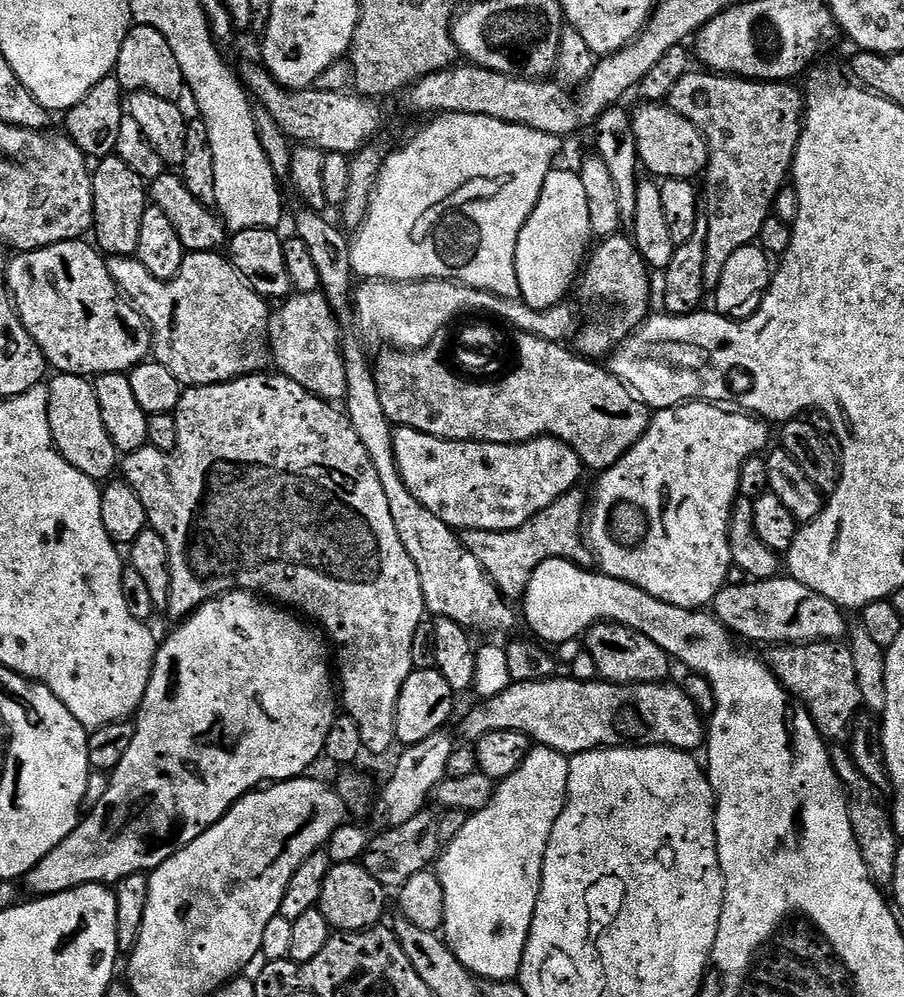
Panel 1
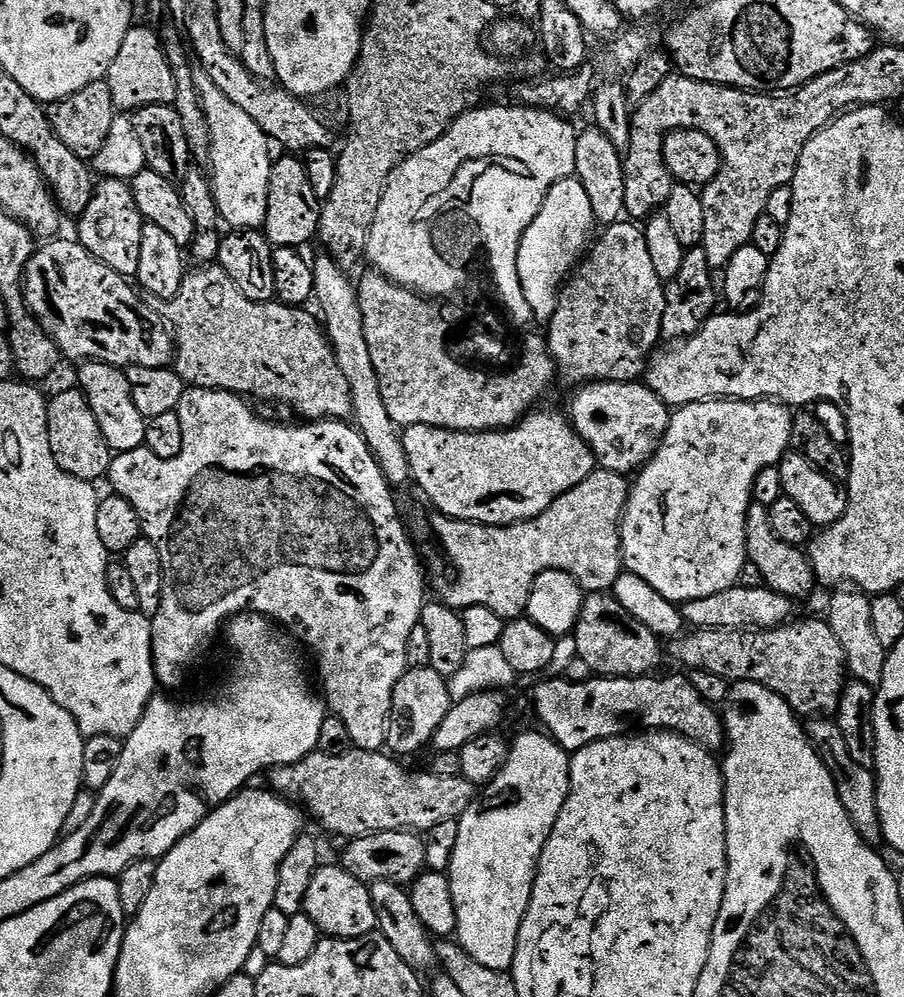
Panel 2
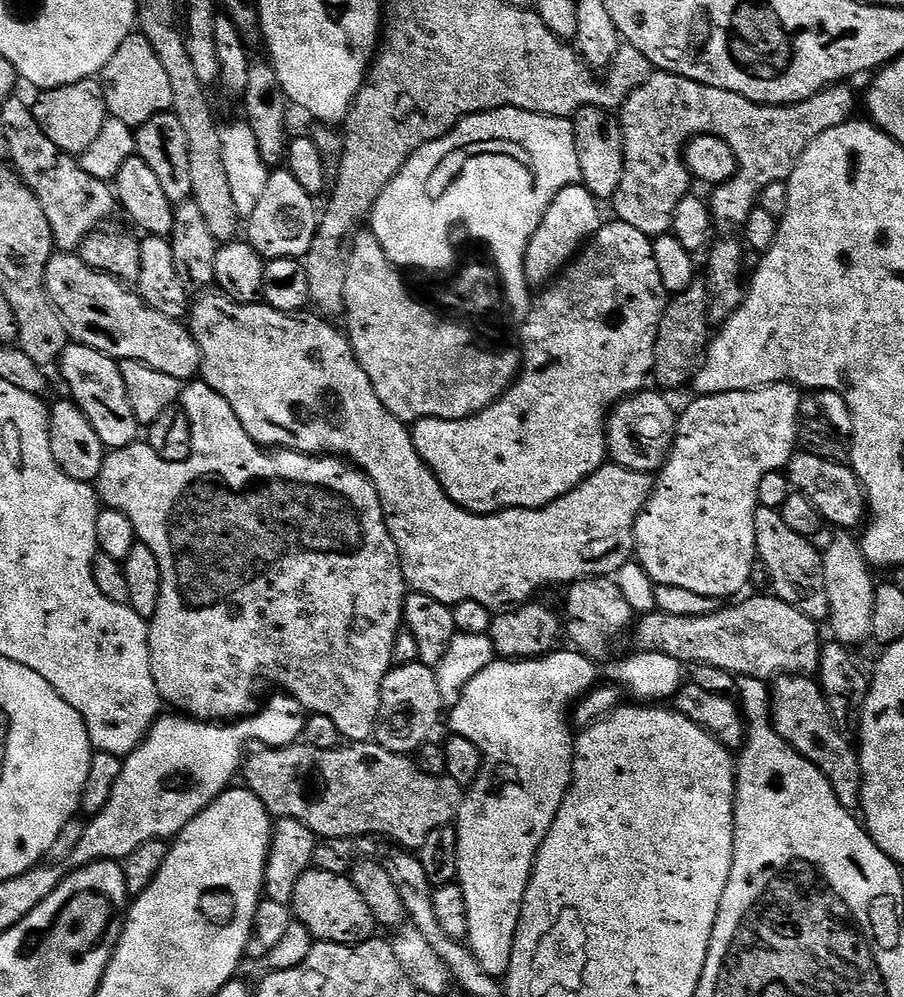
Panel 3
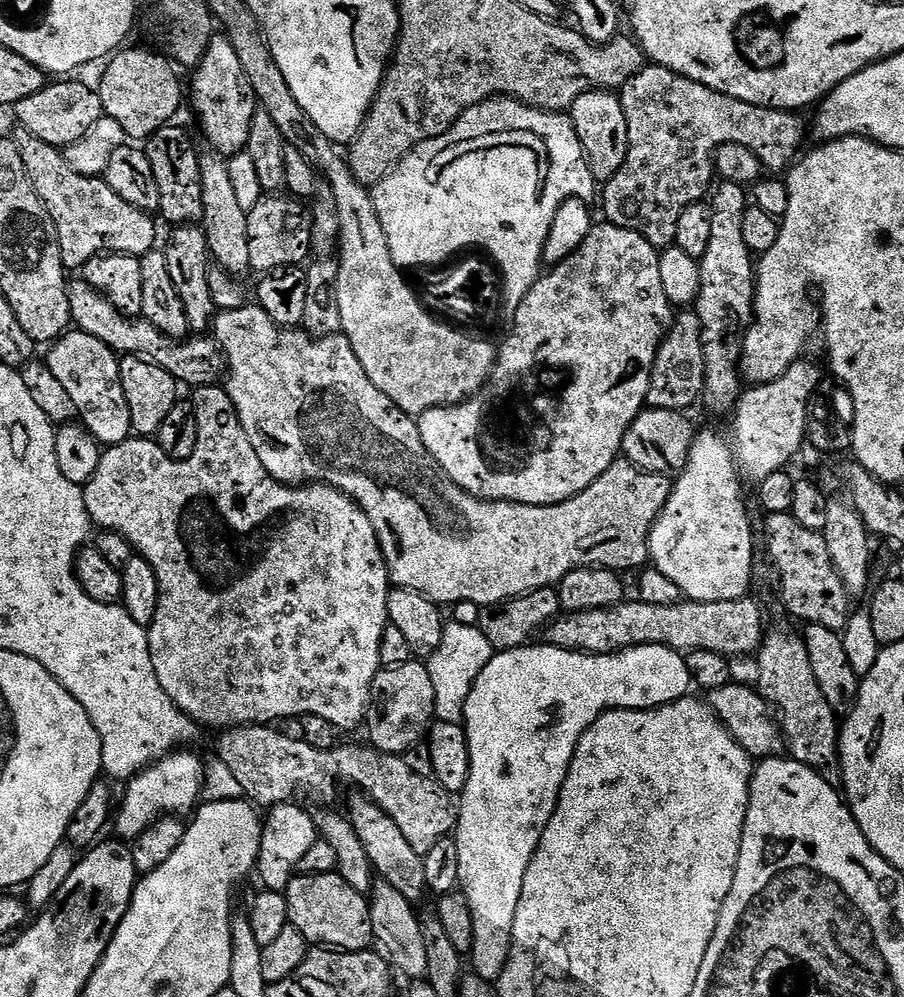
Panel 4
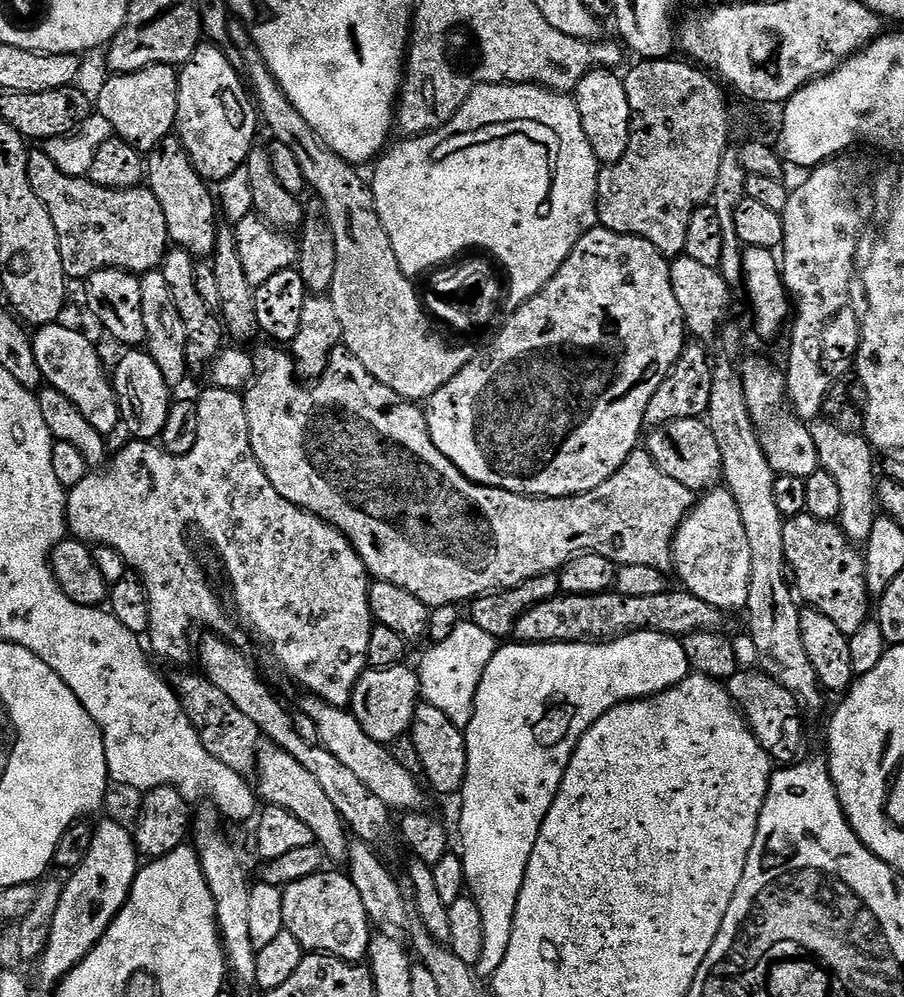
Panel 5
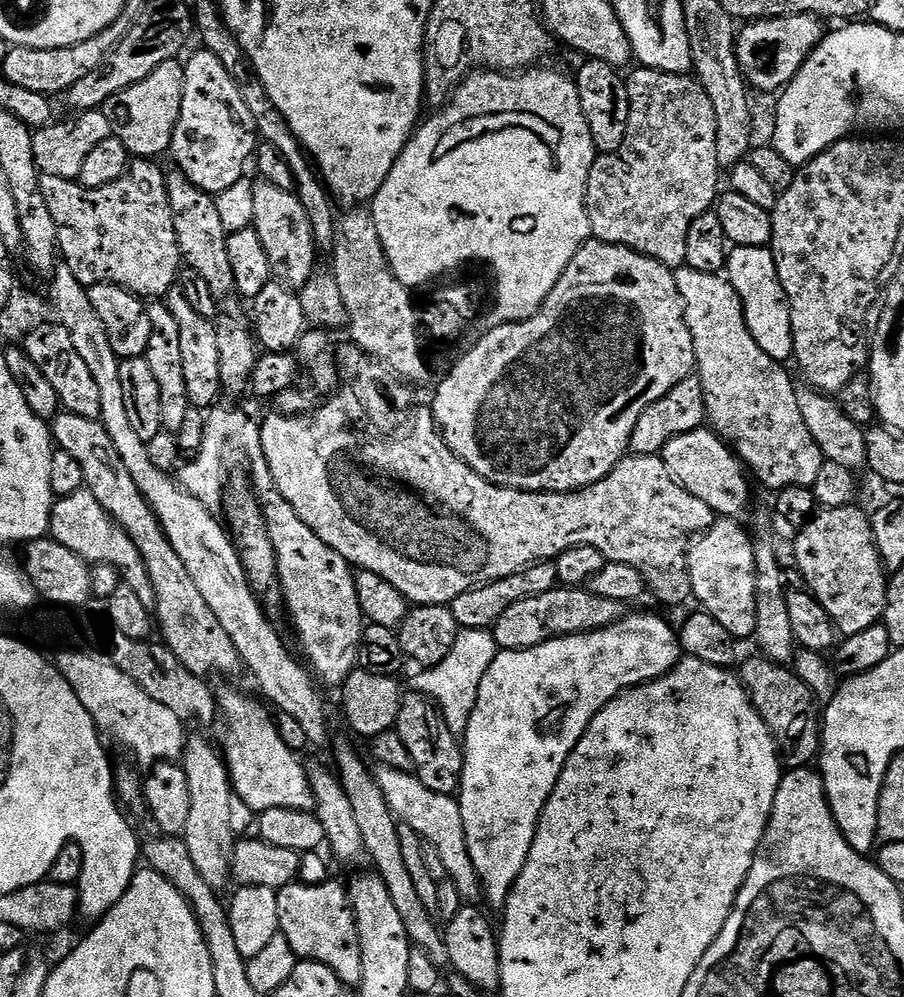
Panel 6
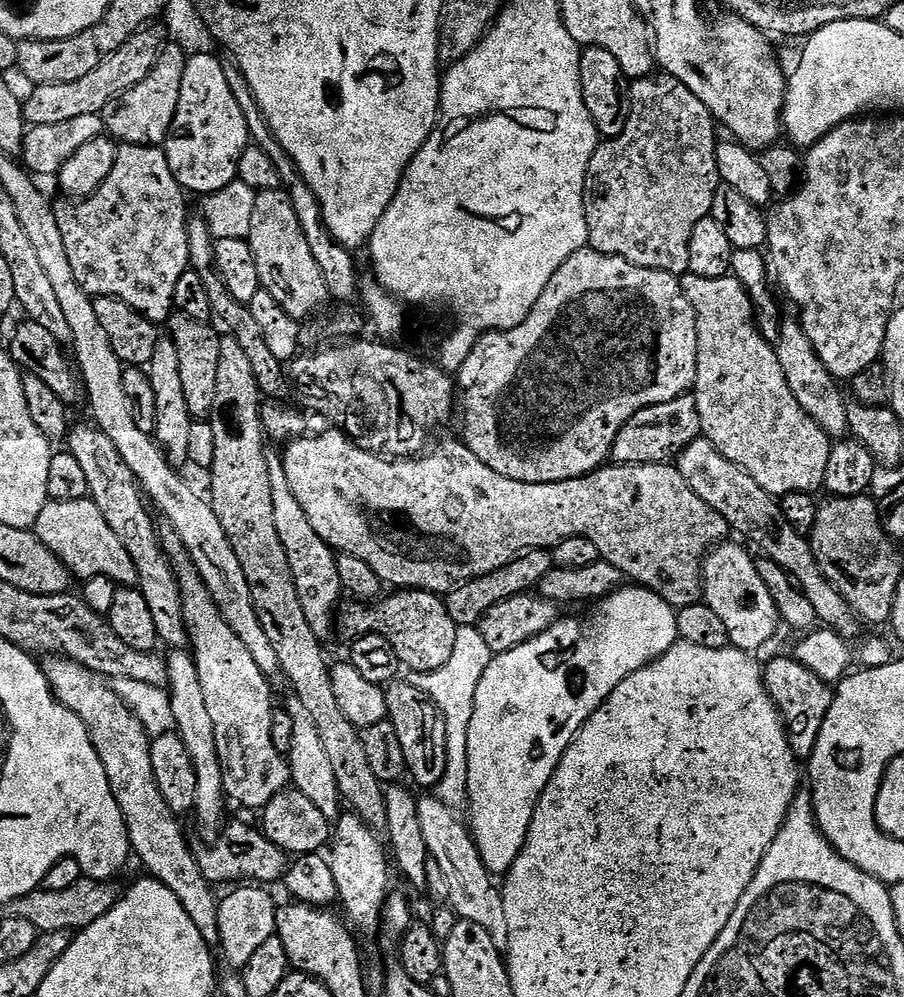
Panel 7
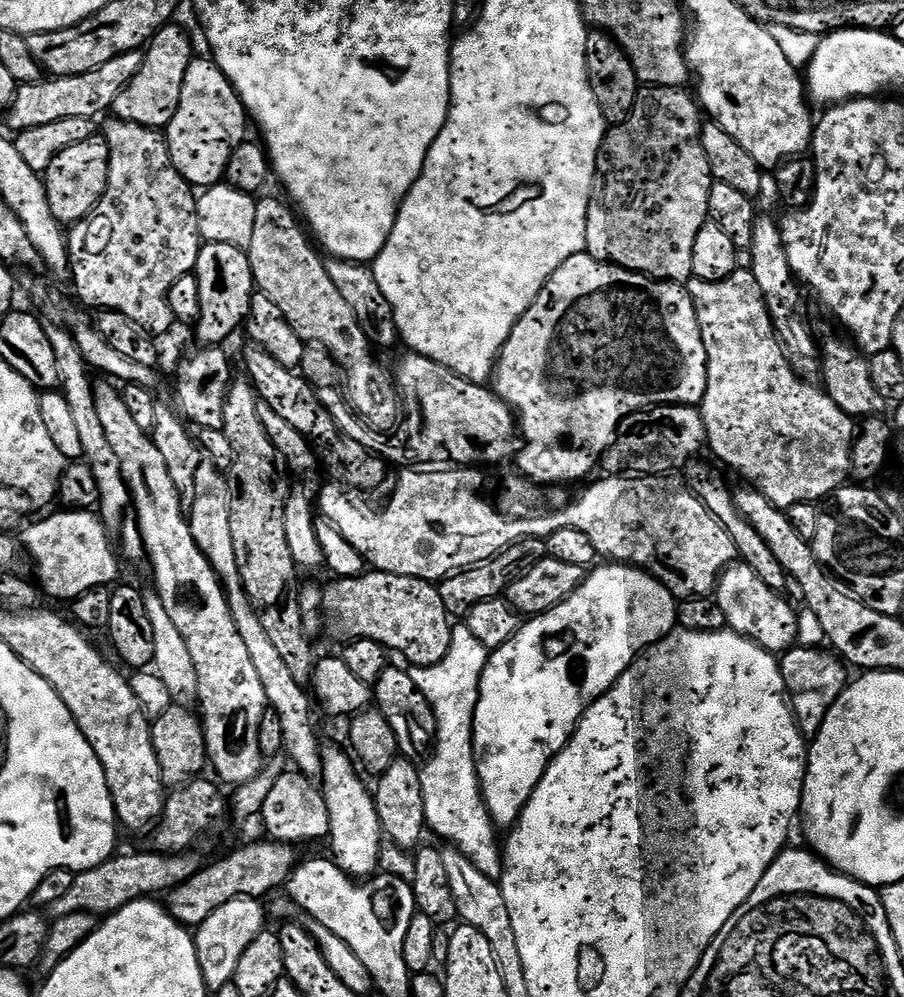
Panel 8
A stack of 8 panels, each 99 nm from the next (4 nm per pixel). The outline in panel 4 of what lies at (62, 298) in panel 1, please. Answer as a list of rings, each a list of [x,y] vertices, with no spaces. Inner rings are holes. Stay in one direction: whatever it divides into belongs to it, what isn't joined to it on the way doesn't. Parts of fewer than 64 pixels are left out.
[[[83,278],[73,279],[69,283],[68,297],[70,298],[70,310],[72,311],[72,324],[79,331],[90,334],[102,342],[106,342],[106,346],[110,346],[113,352],[123,354],[124,356],[141,356],[144,360],[154,362],[158,366],[162,366],[162,370],[166,370],[166,374],[173,376],[181,385],[189,384],[189,389],[192,390],[210,388],[221,383],[222,377],[226,372],[226,361],[224,351],[216,343],[215,339],[185,338],[179,342],[171,340],[170,337],[159,332],[149,320],[123,316],[121,312],[114,310],[114,306],[108,299],[100,292],[95,292]]]

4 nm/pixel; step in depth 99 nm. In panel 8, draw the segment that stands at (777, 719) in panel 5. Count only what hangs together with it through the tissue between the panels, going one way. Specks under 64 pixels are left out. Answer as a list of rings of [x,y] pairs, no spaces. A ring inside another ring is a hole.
[[[800,647],[789,648],[779,657],[779,662],[784,679],[784,690],[788,693],[796,725],[800,727],[800,732],[805,738],[811,738],[818,734],[826,714],[830,714],[830,706],[838,702],[838,698],[848,687],[850,675],[848,676],[849,669],[845,661],[831,651],[823,652],[820,648]]]

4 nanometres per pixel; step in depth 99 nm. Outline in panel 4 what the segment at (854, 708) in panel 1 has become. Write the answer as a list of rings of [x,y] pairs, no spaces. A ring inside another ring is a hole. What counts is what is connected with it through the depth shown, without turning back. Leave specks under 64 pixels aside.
[[[751,595],[726,602],[698,602],[681,598],[674,606],[650,606],[650,602],[628,598],[614,608],[564,612],[543,629],[542,636],[554,648],[591,652],[594,656],[653,644],[673,648],[681,654],[712,651],[725,658],[751,657],[763,644],[766,631],[764,612],[759,602],[752,599]]]

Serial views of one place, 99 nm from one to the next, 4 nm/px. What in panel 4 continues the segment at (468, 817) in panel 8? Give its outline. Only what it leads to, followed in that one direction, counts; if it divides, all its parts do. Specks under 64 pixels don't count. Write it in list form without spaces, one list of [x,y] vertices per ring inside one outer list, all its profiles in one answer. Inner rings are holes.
[[[453,622],[445,623],[442,642],[438,642],[438,650],[427,657],[426,663],[430,674],[430,683],[434,686],[434,706],[436,720],[460,724],[464,718],[466,698],[470,698],[470,690],[491,662],[494,649],[490,638],[482,634],[477,625],[460,625]]]

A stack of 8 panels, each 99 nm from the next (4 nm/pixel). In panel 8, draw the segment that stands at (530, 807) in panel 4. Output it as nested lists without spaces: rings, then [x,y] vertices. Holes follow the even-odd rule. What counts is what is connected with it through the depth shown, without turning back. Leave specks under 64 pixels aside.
[[[604,562],[593,567],[585,575],[584,581],[578,586],[578,590],[574,590],[574,594],[570,594],[570,598],[566,598],[561,604],[554,606],[554,610],[546,610],[541,616],[525,619],[521,623],[518,634],[514,634],[514,638],[510,638],[510,642],[506,642],[489,655],[488,665],[484,667],[484,673],[480,679],[480,697],[474,714],[472,745],[476,755],[480,793],[484,796],[484,804],[488,807],[488,812],[492,816],[492,821],[496,823],[497,829],[510,830],[516,825],[526,802],[530,802],[530,794],[534,794],[542,774],[546,774],[553,758],[567,746],[568,739],[572,737],[577,724],[584,716],[584,711],[598,697],[606,694],[616,685],[618,678],[622,678],[624,671],[635,662],[637,656],[647,652],[653,644],[658,643],[663,636],[667,636],[669,632],[677,627],[677,605],[678,601],[676,597],[670,594],[670,590],[666,590],[666,586],[662,586],[662,582],[658,582],[648,575],[643,568],[615,562]]]

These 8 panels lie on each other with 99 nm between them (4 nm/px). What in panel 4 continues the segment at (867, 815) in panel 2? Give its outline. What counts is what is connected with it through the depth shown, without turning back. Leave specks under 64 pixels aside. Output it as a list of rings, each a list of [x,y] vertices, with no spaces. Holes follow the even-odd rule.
[[[769,627],[764,633],[764,642],[760,645],[755,660],[756,672],[760,675],[758,691],[778,713],[787,755],[800,764],[810,766],[810,770],[814,770],[833,786],[843,785],[841,725],[835,710],[830,702],[826,702],[826,697],[818,687],[818,678],[814,678],[814,669],[810,667],[810,654],[804,645],[803,635],[792,628]]]

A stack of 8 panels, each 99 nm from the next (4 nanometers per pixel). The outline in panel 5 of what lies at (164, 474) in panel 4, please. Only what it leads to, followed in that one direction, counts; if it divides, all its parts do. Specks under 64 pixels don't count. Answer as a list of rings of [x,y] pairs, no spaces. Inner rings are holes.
[[[208,386],[208,389],[201,394],[200,400],[195,401],[197,408],[197,441],[194,442],[193,449],[185,456],[172,456],[165,452],[163,447],[155,443],[129,439],[128,445],[120,453],[111,457],[110,463],[103,470],[92,470],[78,486],[74,486],[68,492],[68,531],[75,539],[87,542],[92,546],[102,548],[113,548],[126,558],[129,569],[139,576],[144,582],[144,589],[148,595],[148,605],[150,606],[150,629],[156,632],[156,637],[152,640],[151,651],[161,656],[164,660],[169,660],[176,666],[184,666],[188,659],[194,656],[194,640],[188,637],[188,631],[195,624],[212,624],[215,620],[220,620],[224,612],[220,609],[220,600],[216,597],[216,592],[212,589],[212,584],[208,581],[208,576],[204,573],[204,568],[200,565],[200,560],[196,557],[196,552],[192,549],[192,544],[188,541],[188,528],[196,524],[196,528],[216,547],[218,555],[224,559],[224,568],[228,571],[228,580],[232,583],[232,596],[236,599],[236,608],[256,627],[256,632],[272,647],[272,652],[276,655],[276,660],[301,684],[305,693],[318,696],[327,704],[333,704],[335,708],[347,709],[352,702],[354,686],[358,678],[369,667],[368,651],[370,650],[370,634],[374,627],[372,611],[370,610],[370,598],[368,590],[370,587],[370,577],[368,567],[362,562],[362,558],[354,550],[354,546],[342,532],[333,528],[322,518],[286,502],[278,490],[266,478],[263,468],[256,461],[254,450],[250,446],[250,434],[248,433],[248,419],[246,418],[246,406],[241,393],[222,390],[215,386]]]

